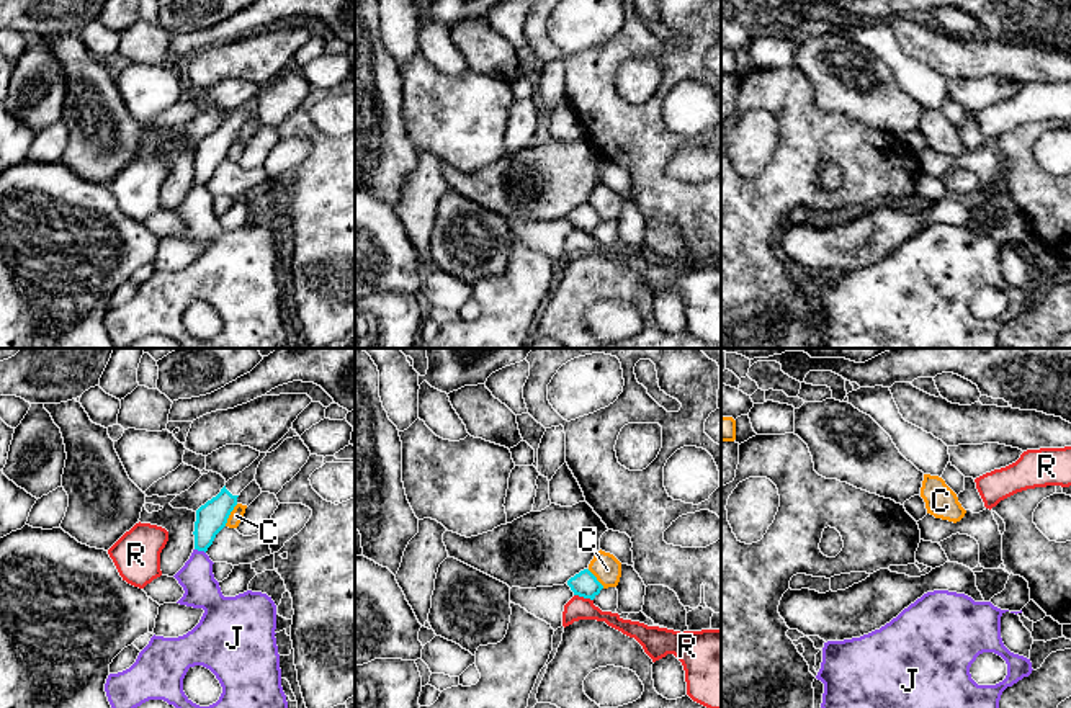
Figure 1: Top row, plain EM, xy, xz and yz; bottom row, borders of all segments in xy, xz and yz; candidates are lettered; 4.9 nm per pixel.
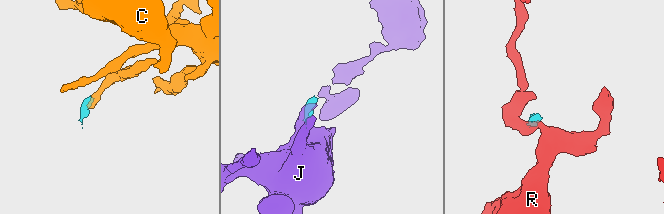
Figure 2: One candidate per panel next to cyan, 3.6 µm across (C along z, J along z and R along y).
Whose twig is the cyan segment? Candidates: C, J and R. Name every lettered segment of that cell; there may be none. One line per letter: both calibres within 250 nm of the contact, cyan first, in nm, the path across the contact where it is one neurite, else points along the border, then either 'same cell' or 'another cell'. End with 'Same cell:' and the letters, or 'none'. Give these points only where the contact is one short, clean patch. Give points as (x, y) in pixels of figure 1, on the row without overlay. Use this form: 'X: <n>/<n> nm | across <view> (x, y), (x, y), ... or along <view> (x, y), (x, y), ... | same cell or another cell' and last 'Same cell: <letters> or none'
C: 150/70 nm | along xy (237, 138), (224, 159) | another cell
J: 150/180 nm | along xy (195, 182), (205, 187) | another cell
R: 130/110 nm | along xz (574, 228), (592, 234) | another cell
Same cell: none

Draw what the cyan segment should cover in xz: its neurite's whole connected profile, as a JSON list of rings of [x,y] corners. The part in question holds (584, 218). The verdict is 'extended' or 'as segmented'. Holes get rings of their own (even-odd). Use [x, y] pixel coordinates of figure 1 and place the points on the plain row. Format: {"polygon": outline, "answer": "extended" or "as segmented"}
{"polygon": [[[584,203],[574,211],[571,211],[567,214],[567,219],[574,226],[574,229],[590,234],[594,234],[603,222],[603,219],[597,214],[597,211],[589,203]]], "answer": "as segmented"}

